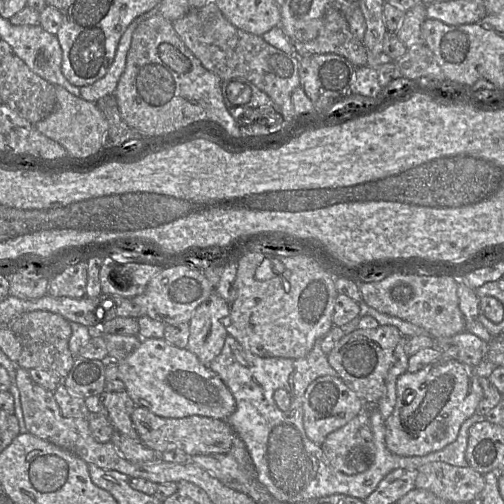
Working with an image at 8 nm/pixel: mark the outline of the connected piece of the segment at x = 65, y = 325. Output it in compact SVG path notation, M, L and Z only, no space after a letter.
M36 310L24 313L12 320L7 326L21 343L21 354L16 366L27 370L32 368L46 369L65 378L71 370L74 356L69 350L69 339L72 333L70 322L60 314Z

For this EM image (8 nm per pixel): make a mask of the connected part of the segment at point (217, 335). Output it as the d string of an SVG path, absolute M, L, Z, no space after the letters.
M213 291L196 308L189 321L190 335L187 349L207 367L222 351L228 335L226 321L229 314L230 304Z

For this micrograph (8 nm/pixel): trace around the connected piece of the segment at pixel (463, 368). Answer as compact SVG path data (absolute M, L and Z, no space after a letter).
M454 345L442 351L441 357L421 370L401 374L396 381L396 404L392 414L385 422L385 441L390 452L399 456L425 456L437 452L454 442L461 425L476 413L483 397L475 367L458 360L458 348Z

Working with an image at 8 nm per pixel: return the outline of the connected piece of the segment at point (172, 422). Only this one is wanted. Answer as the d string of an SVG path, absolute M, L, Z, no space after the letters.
M135 406L131 413L131 421L138 433L139 440L158 455L169 450L181 450L188 457L228 454L236 437L235 431L227 420L198 415L183 418L164 418L155 415L142 406Z

